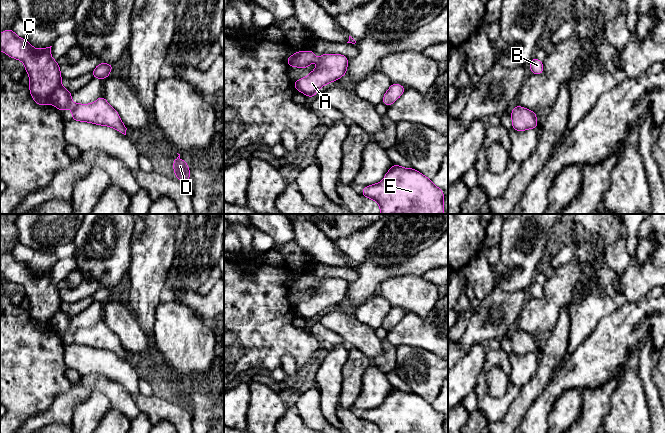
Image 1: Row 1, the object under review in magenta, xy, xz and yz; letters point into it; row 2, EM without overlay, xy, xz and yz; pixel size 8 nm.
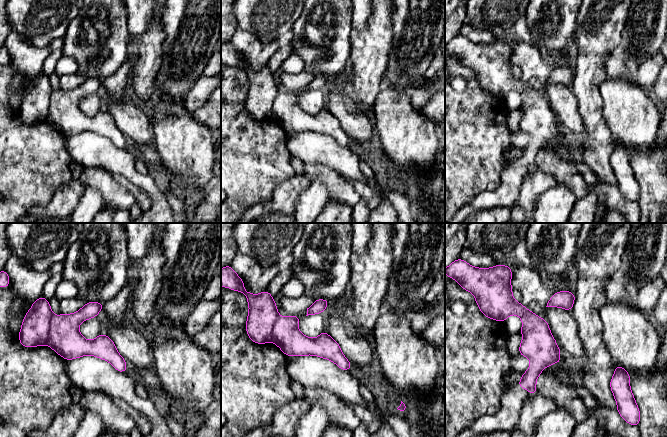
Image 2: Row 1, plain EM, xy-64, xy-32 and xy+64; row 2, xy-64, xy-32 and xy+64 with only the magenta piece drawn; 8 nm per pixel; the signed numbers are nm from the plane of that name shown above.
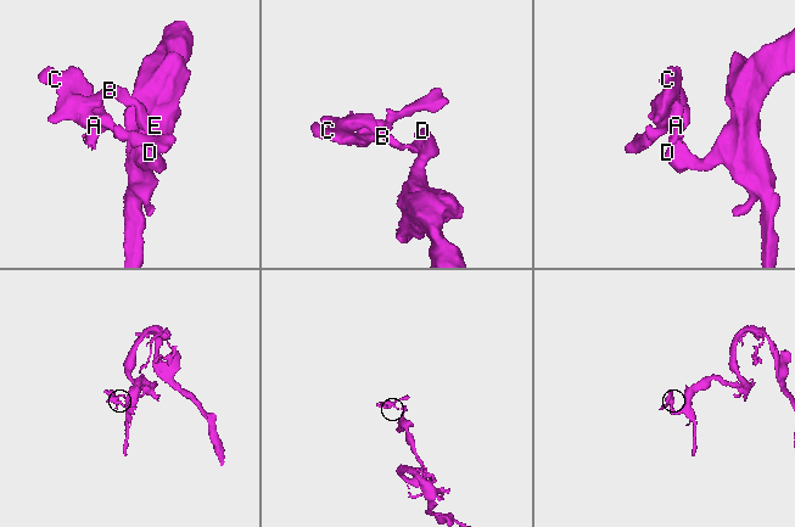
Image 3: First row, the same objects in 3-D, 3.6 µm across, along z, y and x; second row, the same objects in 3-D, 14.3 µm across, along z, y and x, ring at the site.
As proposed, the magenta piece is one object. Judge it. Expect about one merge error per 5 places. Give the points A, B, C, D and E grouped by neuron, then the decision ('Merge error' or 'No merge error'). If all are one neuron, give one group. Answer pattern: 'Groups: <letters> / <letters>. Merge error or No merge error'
Groups: A B C D E. No merge error

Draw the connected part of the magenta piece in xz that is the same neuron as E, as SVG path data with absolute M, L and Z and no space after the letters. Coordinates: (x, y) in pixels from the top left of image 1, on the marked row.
M393 164L384 179L363 187L361 194L375 200L381 214L443 214L444 192L413 168Z

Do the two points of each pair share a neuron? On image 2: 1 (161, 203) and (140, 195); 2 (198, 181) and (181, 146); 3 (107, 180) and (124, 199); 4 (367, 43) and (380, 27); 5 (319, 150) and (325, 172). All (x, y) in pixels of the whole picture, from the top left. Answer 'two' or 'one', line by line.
1: two
2: one
3: one
4: one
5: two

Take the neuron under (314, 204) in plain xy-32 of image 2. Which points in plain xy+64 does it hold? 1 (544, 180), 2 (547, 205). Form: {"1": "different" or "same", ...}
{"1": "same", "2": "different"}

